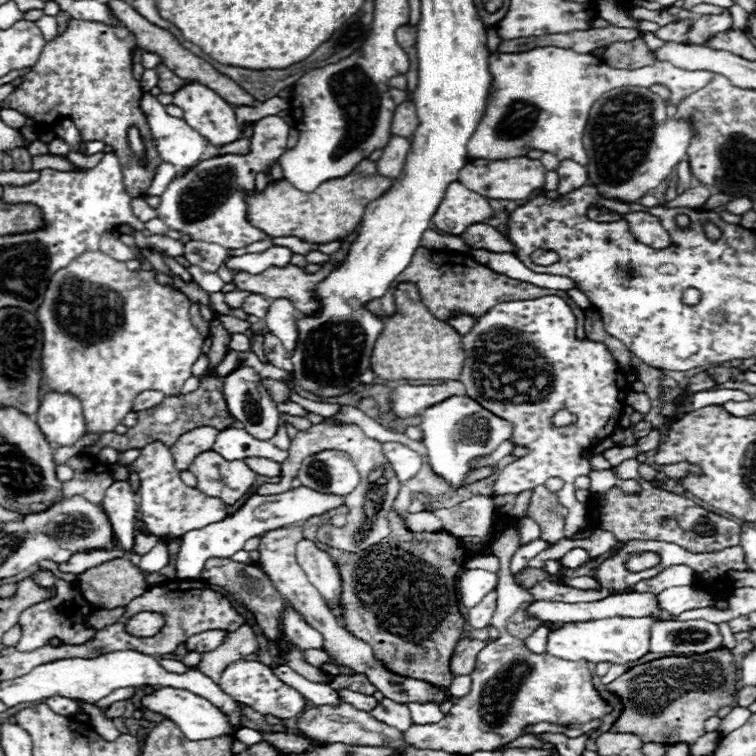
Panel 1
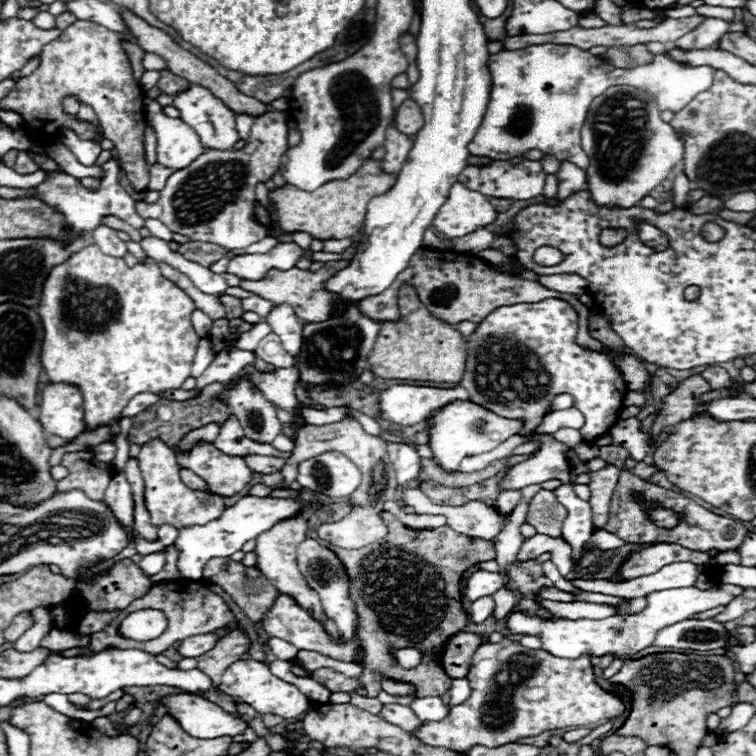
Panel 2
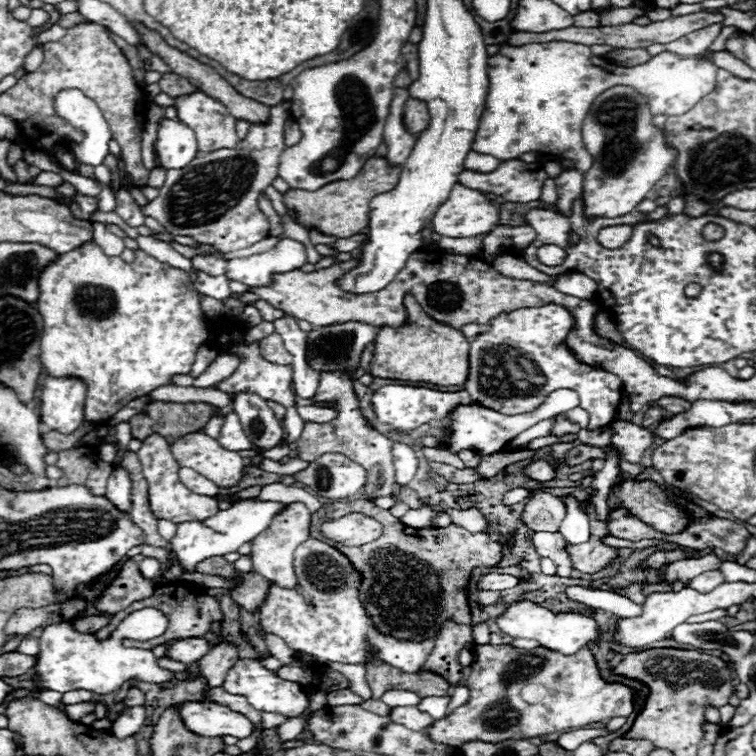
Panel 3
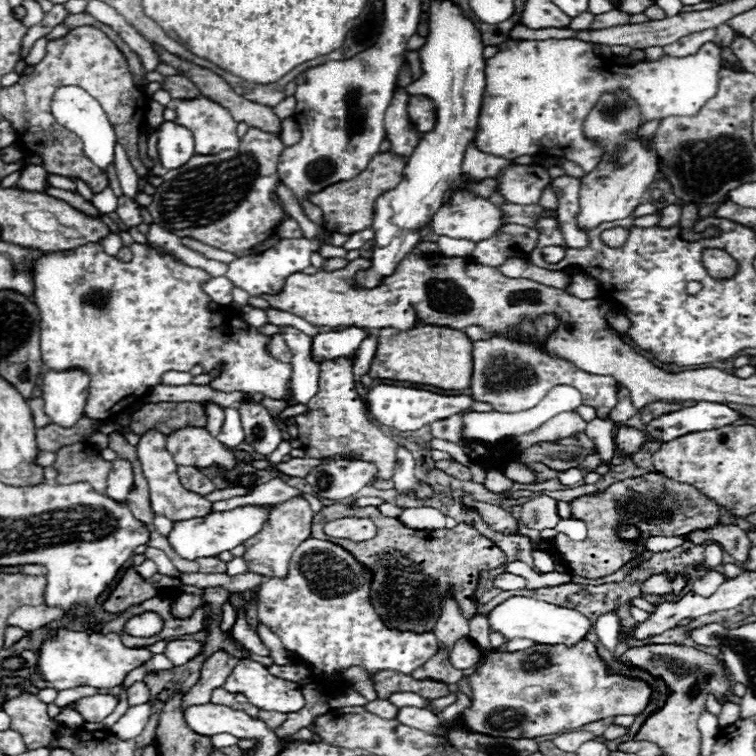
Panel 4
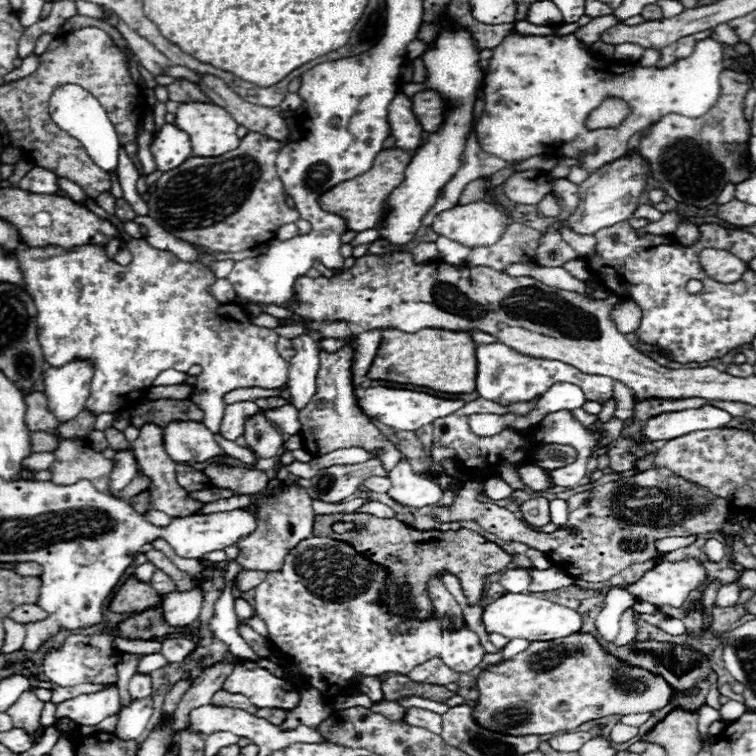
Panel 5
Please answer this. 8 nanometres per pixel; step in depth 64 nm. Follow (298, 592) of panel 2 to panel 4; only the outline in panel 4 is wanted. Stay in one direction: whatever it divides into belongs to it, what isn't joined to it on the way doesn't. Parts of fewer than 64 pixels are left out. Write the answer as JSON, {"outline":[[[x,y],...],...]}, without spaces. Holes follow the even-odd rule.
{"outline":[[[294,496],[280,504],[270,504],[268,522],[262,526],[262,530],[254,538],[248,538],[248,542],[244,542],[246,552],[242,558],[246,560],[248,570],[268,576],[268,578],[270,576],[284,578],[288,574],[288,564],[290,564],[292,552],[296,550],[296,546],[300,542],[304,542],[310,536],[312,516],[314,516],[314,512],[312,512],[308,500],[304,500],[302,496]]]}

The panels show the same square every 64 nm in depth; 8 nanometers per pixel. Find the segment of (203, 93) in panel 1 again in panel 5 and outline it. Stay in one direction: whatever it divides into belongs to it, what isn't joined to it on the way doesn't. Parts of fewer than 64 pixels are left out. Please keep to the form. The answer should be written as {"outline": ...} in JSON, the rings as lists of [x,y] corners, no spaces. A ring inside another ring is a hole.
{"outline":[[[198,102],[178,106],[174,124],[190,136],[192,156],[222,156],[238,148],[240,142],[236,136],[238,124],[216,104]]]}

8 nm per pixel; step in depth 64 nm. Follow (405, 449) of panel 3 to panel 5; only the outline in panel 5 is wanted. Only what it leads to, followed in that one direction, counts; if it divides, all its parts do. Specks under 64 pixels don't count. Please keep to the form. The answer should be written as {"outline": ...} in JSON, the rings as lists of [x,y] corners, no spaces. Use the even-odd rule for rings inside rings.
{"outline":[[[402,458],[398,466],[390,470],[388,478],[392,482],[388,490],[390,498],[402,506],[422,508],[422,506],[436,504],[442,498],[442,490],[438,488],[438,485],[416,476],[406,458]]]}

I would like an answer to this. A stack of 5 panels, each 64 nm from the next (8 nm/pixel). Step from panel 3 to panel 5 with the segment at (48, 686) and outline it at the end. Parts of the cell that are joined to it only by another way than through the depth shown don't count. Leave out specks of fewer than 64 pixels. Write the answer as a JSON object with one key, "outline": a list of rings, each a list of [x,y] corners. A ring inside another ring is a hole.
{"outline":[[[70,636],[66,638],[64,646],[60,650],[50,650],[44,658],[42,670],[50,682],[56,686],[76,686],[82,682],[90,684],[114,684],[118,680],[116,676],[116,664],[120,662],[120,650],[112,644],[114,636]]]}

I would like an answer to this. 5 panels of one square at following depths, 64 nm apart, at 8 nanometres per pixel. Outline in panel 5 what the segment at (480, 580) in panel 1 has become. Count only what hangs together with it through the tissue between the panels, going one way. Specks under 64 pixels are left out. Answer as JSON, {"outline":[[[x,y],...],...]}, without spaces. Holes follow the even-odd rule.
{"outline":[[[510,568],[500,576],[500,584],[506,592],[514,592],[514,594],[526,592],[532,582],[530,572],[532,568]]]}

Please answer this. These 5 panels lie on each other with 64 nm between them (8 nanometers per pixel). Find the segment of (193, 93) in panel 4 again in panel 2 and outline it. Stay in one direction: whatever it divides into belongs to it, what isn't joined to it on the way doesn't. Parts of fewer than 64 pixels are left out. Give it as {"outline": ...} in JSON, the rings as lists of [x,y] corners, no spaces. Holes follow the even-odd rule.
{"outline":[[[162,70],[162,72],[160,72],[160,80],[158,80],[158,88],[160,88],[164,94],[176,96],[176,94],[188,90],[190,84],[188,84],[184,78],[172,74],[170,70]]]}

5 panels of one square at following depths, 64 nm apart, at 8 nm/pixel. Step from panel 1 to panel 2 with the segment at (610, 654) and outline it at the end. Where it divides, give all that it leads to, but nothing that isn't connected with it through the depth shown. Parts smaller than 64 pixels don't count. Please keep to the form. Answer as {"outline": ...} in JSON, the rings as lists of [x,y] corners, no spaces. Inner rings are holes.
{"outline":[[[720,584],[710,590],[698,590],[694,586],[672,588],[672,590],[660,590],[660,592],[648,594],[646,608],[640,614],[632,614],[632,616],[610,616],[604,620],[588,620],[588,618],[554,620],[554,618],[530,616],[526,612],[514,610],[508,614],[504,624],[510,630],[510,634],[538,636],[542,642],[542,648],[560,658],[580,658],[584,654],[588,654],[588,656],[612,654],[616,658],[632,658],[636,652],[652,646],[656,634],[662,628],[672,626],[682,620],[688,620],[698,612],[704,612],[704,610],[710,610],[716,606],[726,606],[742,592],[744,592],[742,586],[732,586],[732,584]]]}

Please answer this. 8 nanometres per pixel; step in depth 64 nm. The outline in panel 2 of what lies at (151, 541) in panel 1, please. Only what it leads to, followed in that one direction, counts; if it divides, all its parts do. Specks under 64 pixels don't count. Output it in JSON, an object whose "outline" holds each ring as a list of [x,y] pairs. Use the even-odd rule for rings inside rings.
{"outline":[[[142,538],[136,542],[136,548],[138,548],[138,554],[146,556],[146,554],[154,554],[154,552],[164,552],[166,546],[160,546],[160,540],[158,542],[144,542]]]}

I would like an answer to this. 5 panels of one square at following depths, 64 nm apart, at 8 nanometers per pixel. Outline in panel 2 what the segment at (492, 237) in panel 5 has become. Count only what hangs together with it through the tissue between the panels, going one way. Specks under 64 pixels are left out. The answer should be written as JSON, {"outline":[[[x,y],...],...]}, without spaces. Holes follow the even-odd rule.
{"outline":[[[456,182],[448,194],[448,202],[438,210],[432,226],[446,238],[460,238],[494,222],[496,210],[488,198]]]}

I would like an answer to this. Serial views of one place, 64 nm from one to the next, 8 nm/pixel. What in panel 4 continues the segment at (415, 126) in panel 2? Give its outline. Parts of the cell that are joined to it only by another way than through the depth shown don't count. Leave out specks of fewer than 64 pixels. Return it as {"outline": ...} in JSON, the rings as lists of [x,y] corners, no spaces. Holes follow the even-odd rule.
{"outline":[[[410,96],[408,114],[420,132],[430,132],[436,124],[436,108],[428,96]]]}

